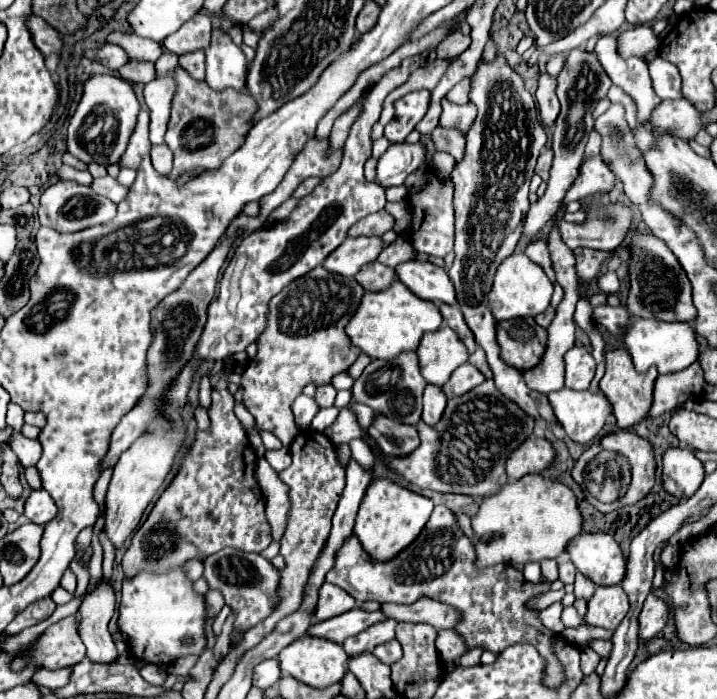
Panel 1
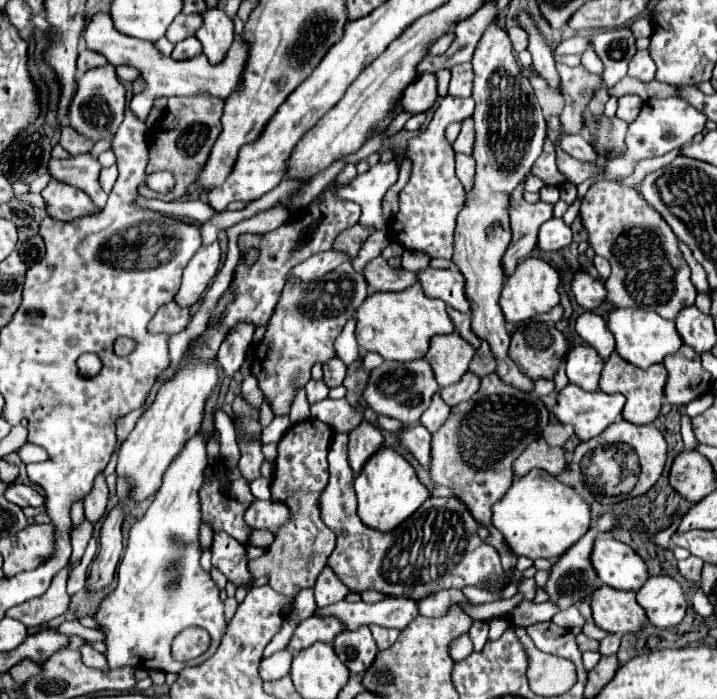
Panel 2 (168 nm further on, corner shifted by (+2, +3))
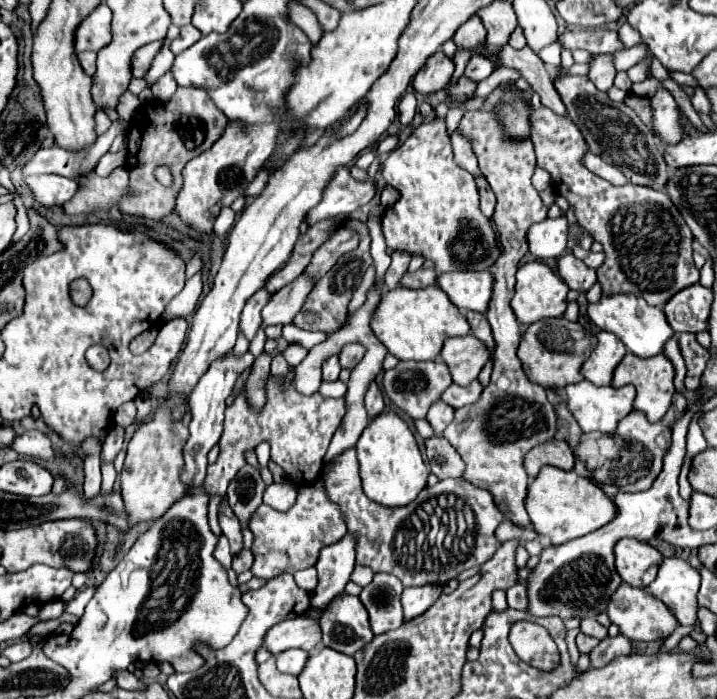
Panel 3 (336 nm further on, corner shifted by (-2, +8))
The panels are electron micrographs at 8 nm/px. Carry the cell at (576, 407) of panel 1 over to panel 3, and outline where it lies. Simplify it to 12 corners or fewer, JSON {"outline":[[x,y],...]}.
{"outline":[[568,385],[568,409],[584,433],[614,433],[636,389]]}

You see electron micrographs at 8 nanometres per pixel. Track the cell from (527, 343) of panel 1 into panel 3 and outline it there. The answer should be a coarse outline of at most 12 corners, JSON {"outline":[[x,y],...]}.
{"outline":[[546,319],[522,335],[532,383],[562,389],[584,379],[592,335]]}

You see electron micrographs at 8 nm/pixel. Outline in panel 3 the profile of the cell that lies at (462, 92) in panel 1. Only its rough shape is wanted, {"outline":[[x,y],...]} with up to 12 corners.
{"outline":[[444,119],[380,167],[400,199],[392,251],[438,273],[486,271],[502,249]]}

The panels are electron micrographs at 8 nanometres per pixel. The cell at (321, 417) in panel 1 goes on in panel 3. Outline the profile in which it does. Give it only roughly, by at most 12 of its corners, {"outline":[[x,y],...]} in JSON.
{"outline":[[322,381],[320,393],[334,399],[344,397],[346,383]]}

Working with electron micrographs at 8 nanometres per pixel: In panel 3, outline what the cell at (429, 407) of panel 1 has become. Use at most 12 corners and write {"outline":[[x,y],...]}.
{"outline":[[444,401],[430,407],[426,419],[442,435],[454,419],[454,409]]}

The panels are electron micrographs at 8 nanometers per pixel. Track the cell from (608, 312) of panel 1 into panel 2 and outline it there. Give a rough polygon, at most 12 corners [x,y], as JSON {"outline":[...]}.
{"outline":[[578,272],[572,294],[584,310],[606,302],[606,288],[590,274]]}

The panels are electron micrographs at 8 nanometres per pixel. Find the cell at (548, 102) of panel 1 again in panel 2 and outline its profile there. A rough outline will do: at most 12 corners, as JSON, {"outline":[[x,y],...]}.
{"outline":[[520,12],[520,26],[528,32],[532,66],[558,88],[560,76],[552,50],[536,32],[528,12]]}

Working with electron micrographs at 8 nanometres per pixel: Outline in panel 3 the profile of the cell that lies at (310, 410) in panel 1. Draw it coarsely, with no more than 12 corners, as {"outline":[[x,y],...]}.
{"outline":[[338,355],[322,363],[322,379],[336,381],[340,373]]}

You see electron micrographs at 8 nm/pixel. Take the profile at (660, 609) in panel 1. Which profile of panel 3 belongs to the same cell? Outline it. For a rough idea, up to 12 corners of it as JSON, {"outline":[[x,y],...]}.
{"outline":[[680,557],[664,559],[648,593],[680,625],[698,627],[700,573]]}

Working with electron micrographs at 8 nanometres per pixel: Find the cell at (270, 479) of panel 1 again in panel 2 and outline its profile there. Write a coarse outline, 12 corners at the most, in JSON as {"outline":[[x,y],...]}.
{"outline":[[253,530],[248,544],[269,547],[274,534],[268,530]]}

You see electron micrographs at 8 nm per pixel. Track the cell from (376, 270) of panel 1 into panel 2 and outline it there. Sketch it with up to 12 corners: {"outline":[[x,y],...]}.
{"outline":[[378,256],[364,268],[370,290],[396,292],[416,282],[416,272],[392,268]]}

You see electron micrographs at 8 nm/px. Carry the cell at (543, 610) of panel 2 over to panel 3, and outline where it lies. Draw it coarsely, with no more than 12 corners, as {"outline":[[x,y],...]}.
{"outline":[[522,583],[510,587],[508,607],[528,607],[526,587]]}

